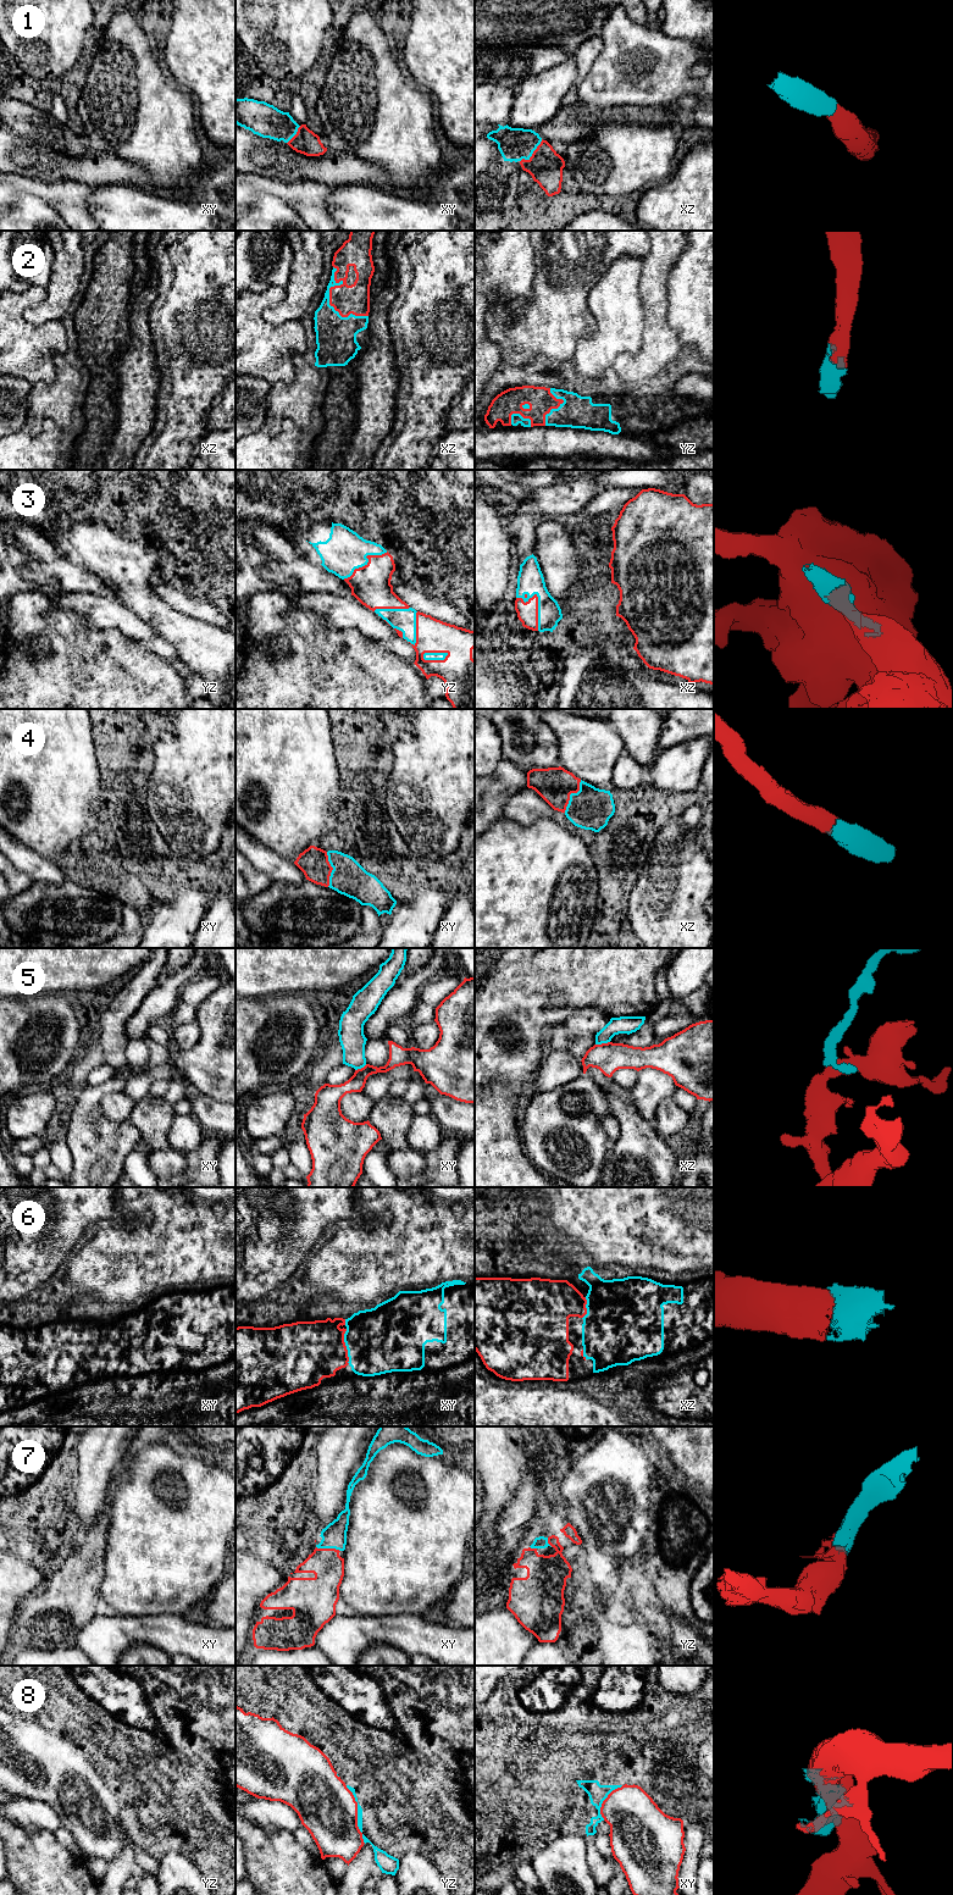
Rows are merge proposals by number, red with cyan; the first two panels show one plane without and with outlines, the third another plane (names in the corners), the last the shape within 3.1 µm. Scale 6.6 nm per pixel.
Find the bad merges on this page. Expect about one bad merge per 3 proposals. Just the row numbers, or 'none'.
5, 8

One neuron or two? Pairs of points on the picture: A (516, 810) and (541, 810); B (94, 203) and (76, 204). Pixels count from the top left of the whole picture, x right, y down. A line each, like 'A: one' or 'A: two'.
A: one
B: two

